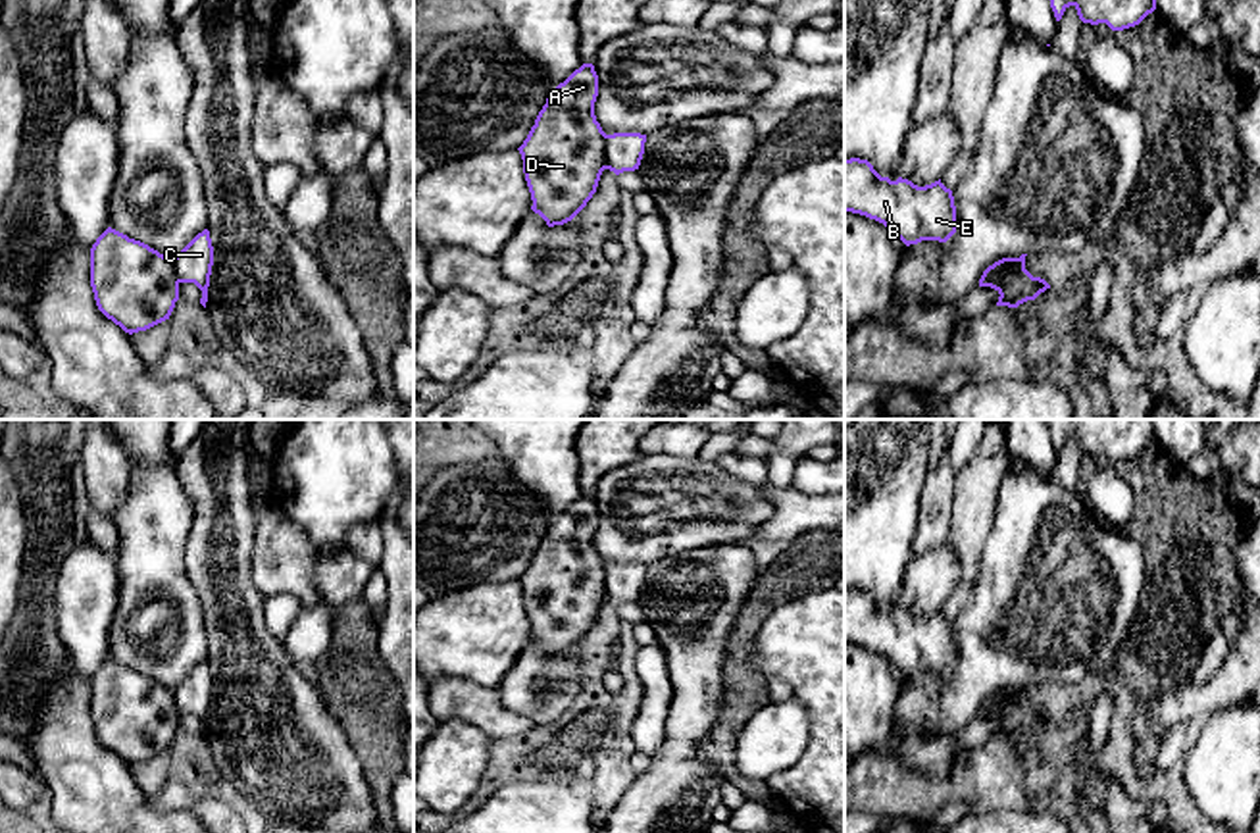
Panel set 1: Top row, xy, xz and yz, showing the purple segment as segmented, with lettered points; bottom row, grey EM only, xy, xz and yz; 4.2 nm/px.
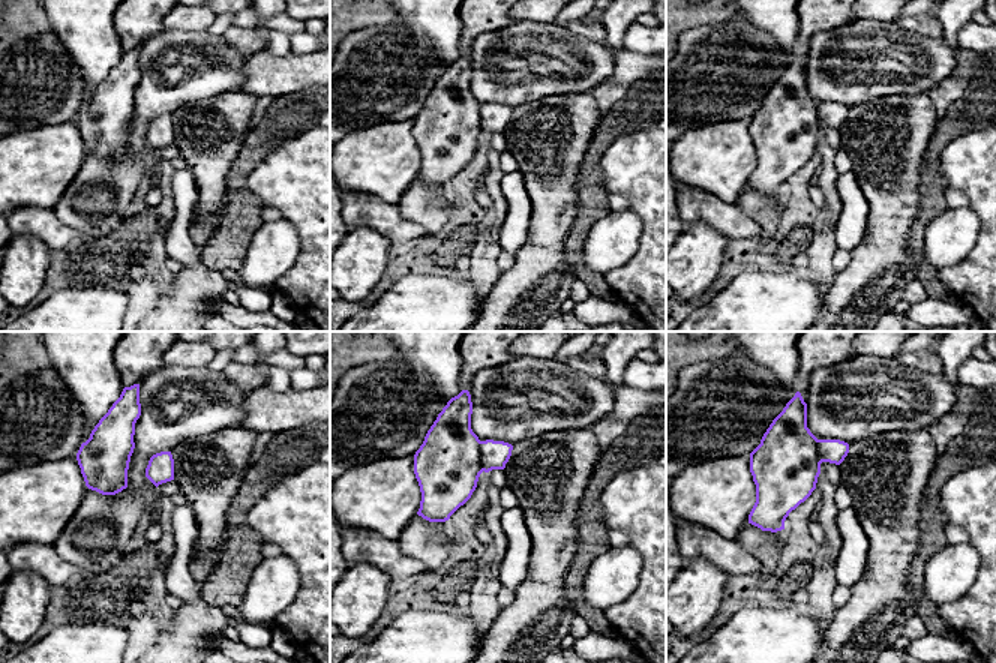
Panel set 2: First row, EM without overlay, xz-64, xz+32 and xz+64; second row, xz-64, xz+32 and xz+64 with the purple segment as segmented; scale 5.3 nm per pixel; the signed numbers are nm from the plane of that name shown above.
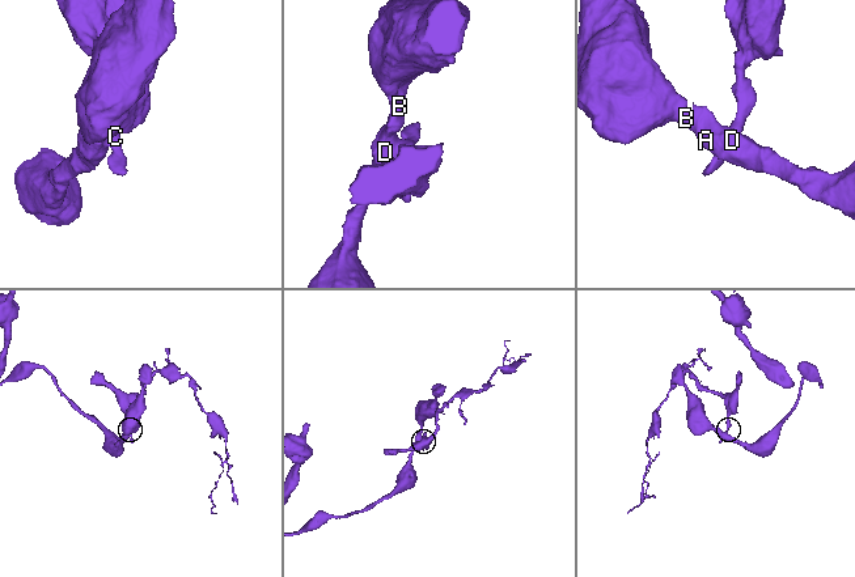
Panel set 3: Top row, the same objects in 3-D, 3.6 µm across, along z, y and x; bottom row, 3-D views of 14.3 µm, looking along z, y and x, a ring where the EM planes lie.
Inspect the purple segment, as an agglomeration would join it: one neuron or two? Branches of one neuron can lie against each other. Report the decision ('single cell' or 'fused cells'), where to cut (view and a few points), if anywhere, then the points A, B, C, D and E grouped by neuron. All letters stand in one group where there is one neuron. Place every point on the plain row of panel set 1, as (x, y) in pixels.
fused cells | xz (604, 566), (606, 599) | A B D E / C

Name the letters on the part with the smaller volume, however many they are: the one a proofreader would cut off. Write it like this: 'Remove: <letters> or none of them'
Remove: C

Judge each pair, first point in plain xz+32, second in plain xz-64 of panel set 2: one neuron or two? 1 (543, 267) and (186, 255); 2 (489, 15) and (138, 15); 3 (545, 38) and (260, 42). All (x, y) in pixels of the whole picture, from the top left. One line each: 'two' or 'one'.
1: two
2: one
3: two

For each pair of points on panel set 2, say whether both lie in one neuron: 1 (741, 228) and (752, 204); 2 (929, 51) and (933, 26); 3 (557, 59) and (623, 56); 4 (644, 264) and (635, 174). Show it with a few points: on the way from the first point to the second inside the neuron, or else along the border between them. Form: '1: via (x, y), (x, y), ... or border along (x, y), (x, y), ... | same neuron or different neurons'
1: border along (735, 203), (764, 233) | different neurons
2: border along (899, 24), (906, 30), (927, 36), (941, 36) | different neurons
3: border along (614, 50), (614, 71), (605, 81) | different neurons
4: via (650, 242), (650, 197) | same neuron

